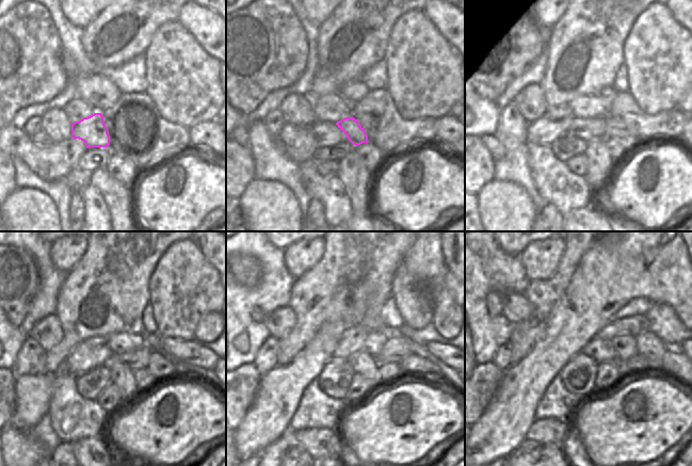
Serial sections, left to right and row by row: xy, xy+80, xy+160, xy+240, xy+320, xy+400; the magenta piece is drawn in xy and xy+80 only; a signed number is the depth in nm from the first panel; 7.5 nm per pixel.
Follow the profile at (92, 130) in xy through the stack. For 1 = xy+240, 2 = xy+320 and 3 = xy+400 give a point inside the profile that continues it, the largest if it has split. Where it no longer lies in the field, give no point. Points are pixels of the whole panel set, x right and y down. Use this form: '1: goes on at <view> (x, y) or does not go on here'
1: goes on at xy+240 (161, 367)
2: goes on at xy+320 (412, 364)
3: goes on at xy+400 (674, 363)

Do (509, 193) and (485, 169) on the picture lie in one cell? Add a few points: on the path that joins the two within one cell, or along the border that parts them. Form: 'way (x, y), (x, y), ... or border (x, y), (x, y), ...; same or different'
border (493, 178), (477, 194); different

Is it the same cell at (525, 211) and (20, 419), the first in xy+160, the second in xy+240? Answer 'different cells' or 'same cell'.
different cells

